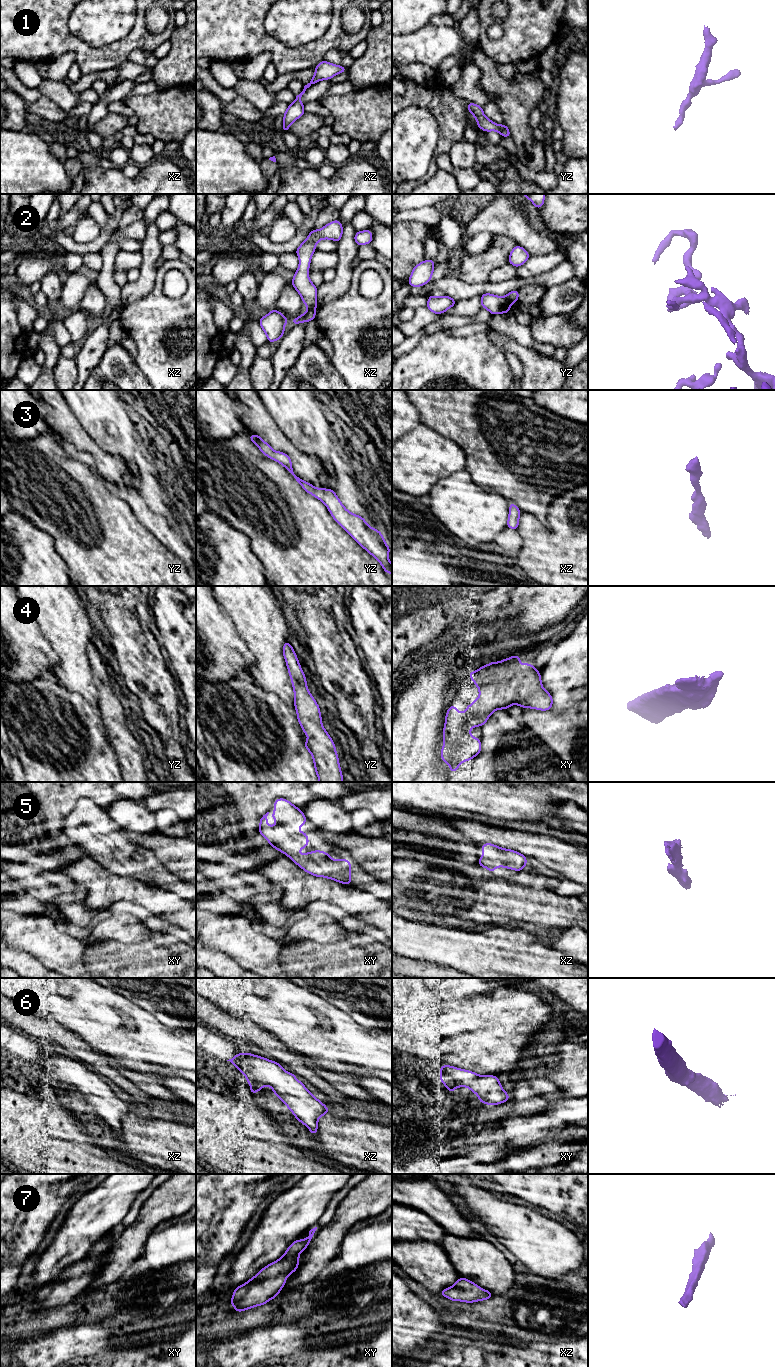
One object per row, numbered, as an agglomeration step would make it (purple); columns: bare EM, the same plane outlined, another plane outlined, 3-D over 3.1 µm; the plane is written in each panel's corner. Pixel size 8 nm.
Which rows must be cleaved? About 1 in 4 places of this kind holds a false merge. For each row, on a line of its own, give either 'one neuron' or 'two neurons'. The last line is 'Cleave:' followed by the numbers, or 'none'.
1: one neuron
2: two neurons
3: one neuron
4: one neuron
5: one neuron
6: one neuron
7: one neuron
Cleave: 2

